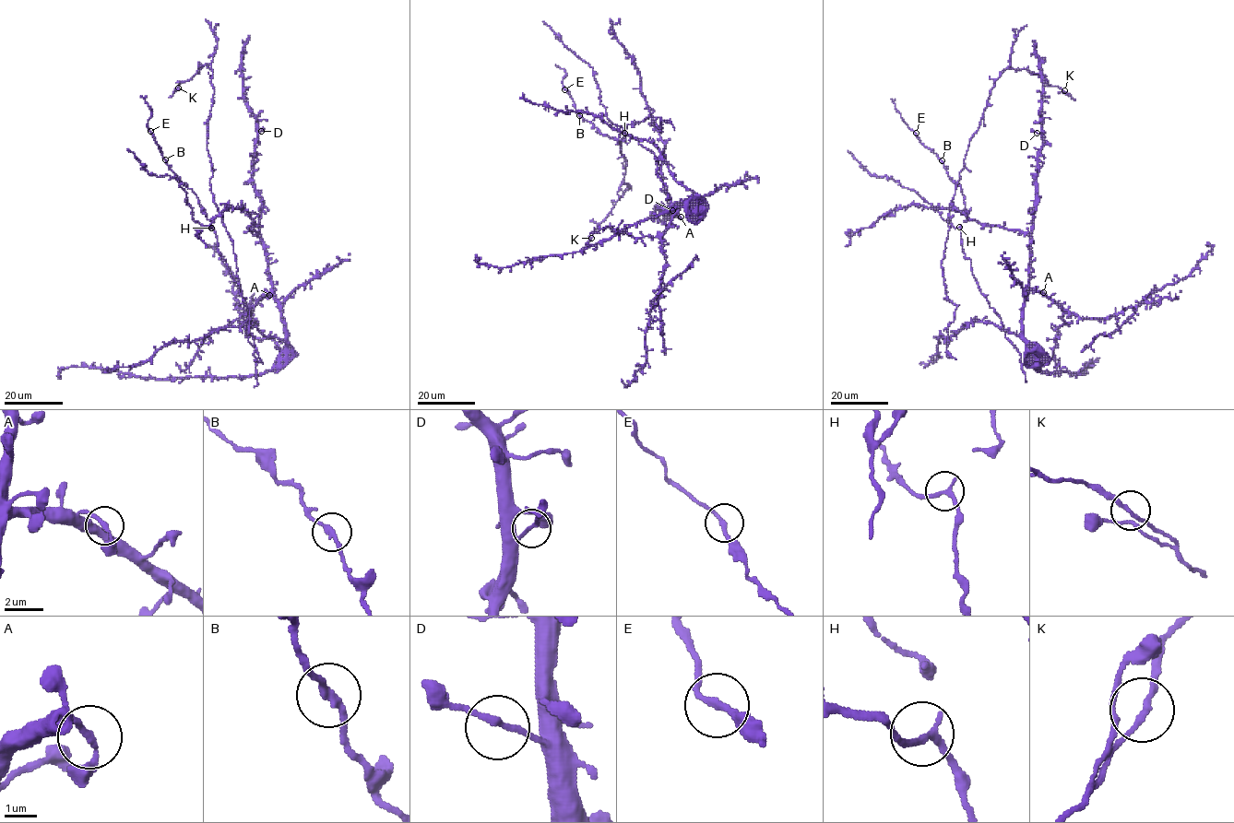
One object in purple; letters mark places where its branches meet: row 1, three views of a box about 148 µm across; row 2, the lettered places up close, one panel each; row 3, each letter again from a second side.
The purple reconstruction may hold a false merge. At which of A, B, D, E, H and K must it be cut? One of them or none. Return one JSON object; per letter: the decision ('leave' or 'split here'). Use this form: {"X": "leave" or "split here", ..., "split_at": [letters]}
{"A": "leave", "B": "leave", "D": "leave", "E": "leave", "H": "leave", "K": "leave", "split_at": []}

